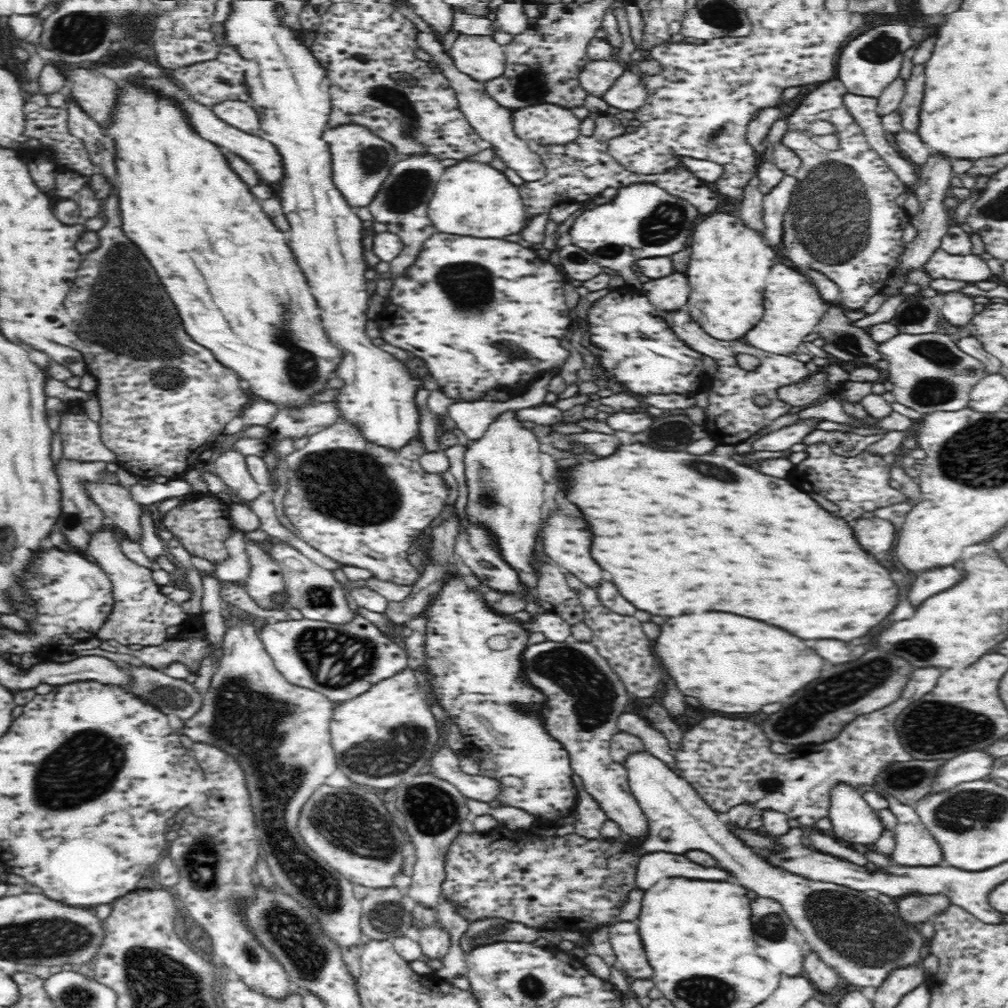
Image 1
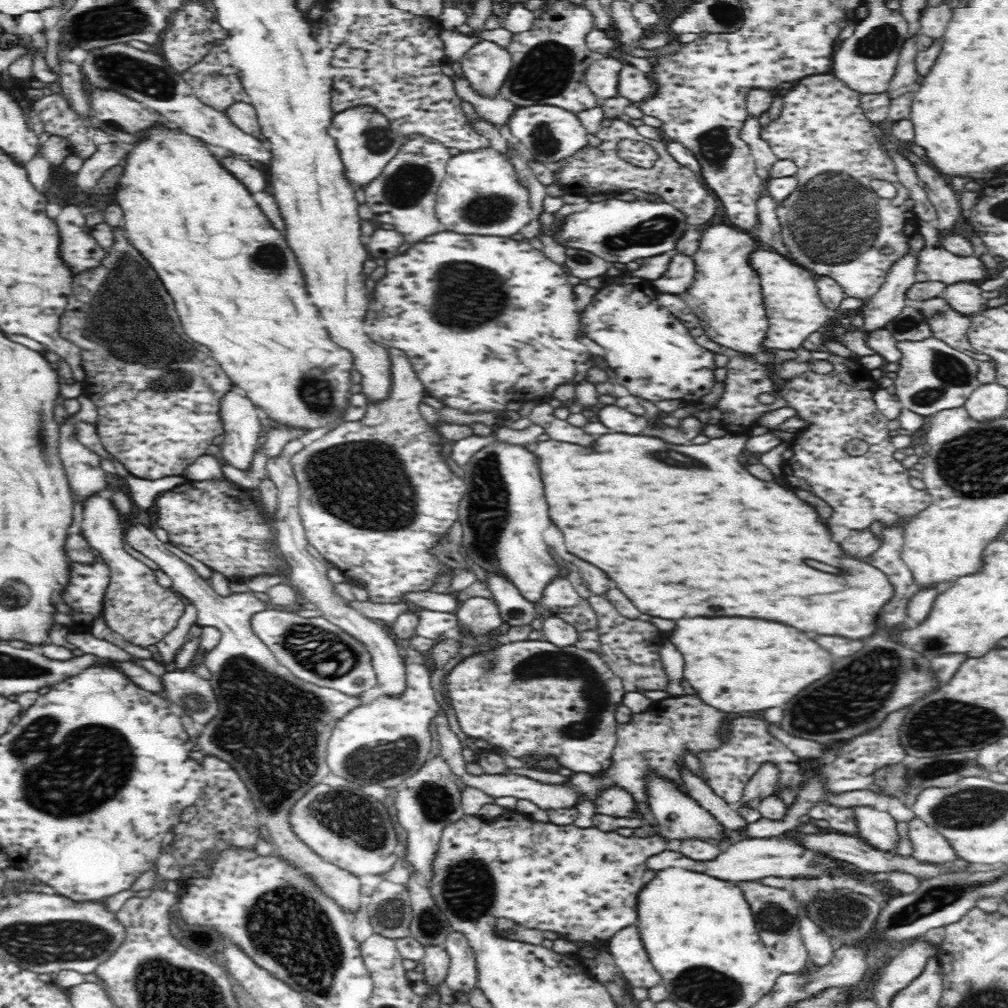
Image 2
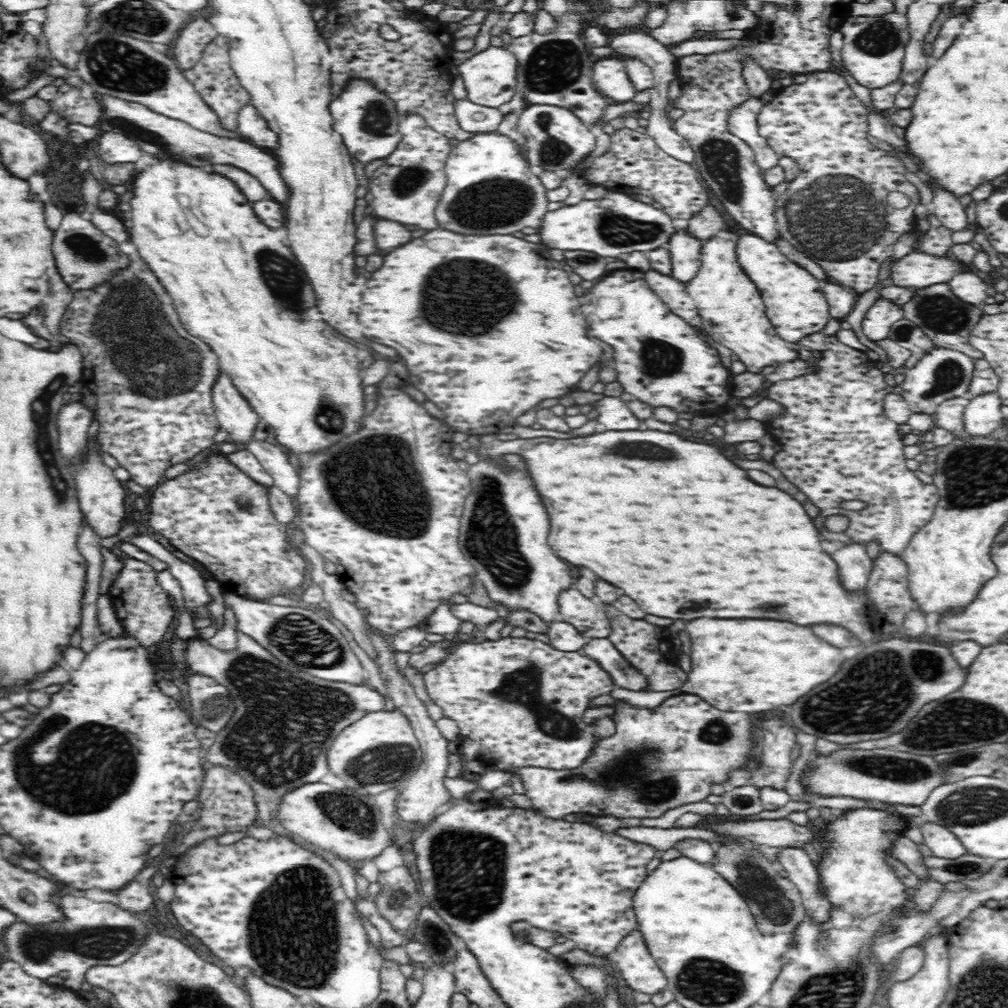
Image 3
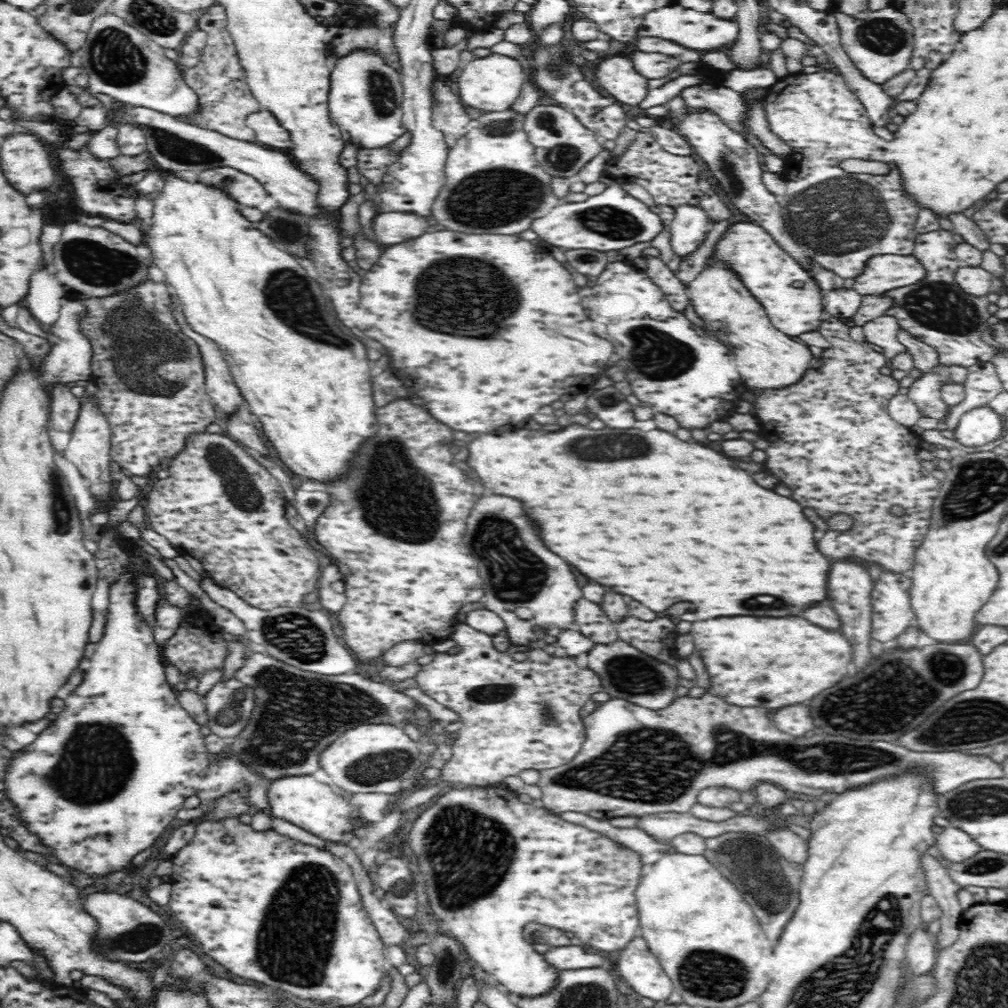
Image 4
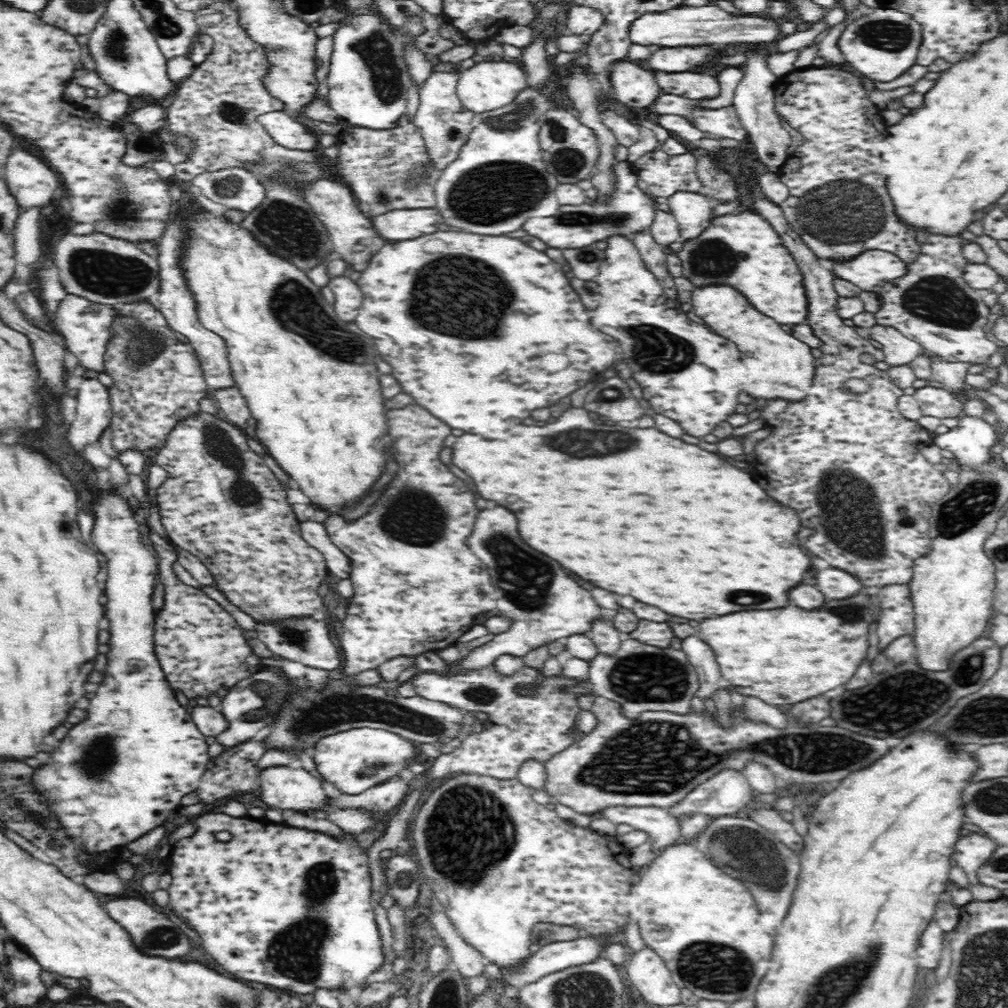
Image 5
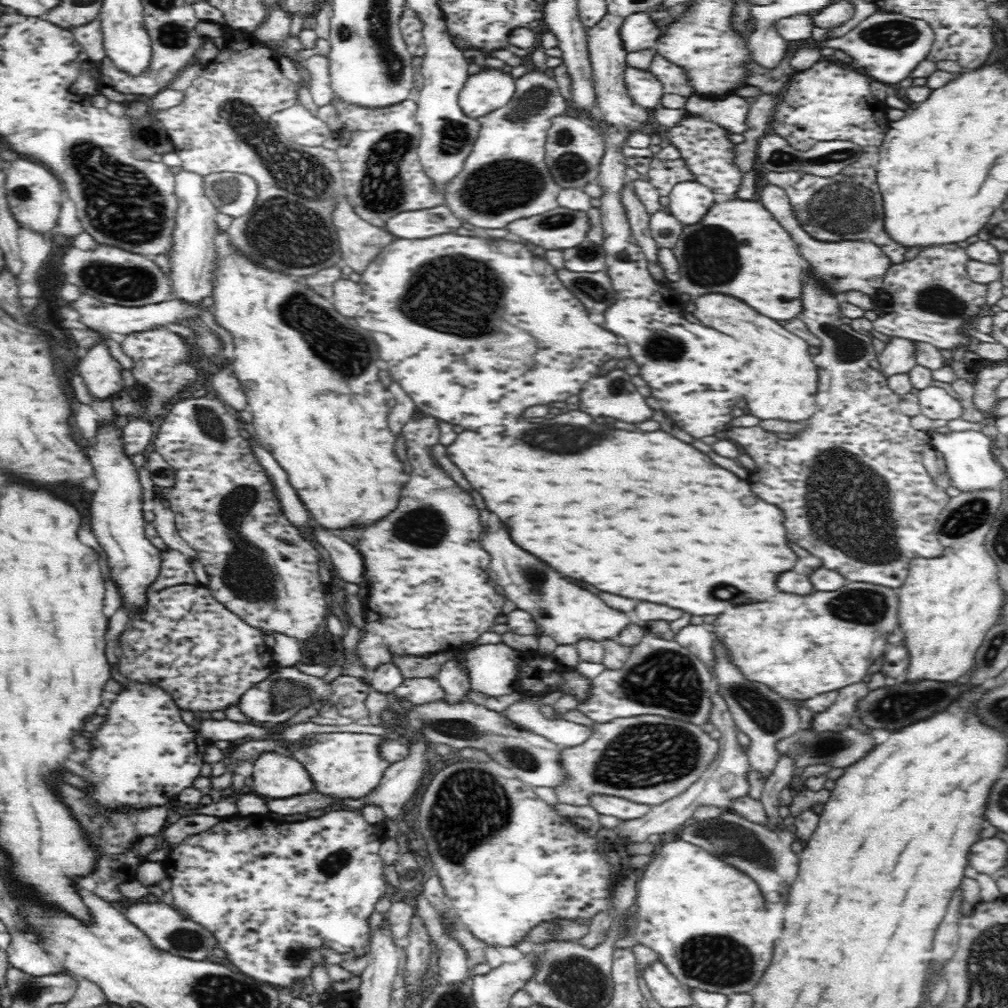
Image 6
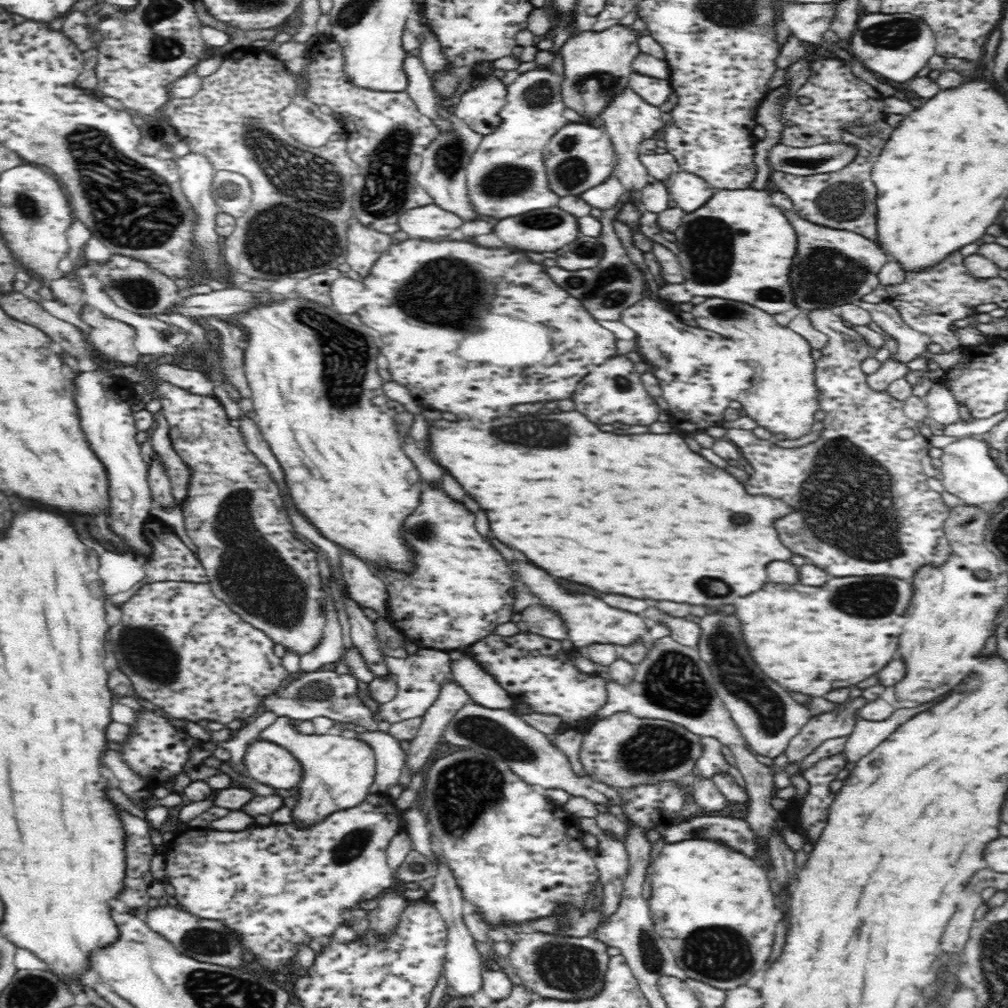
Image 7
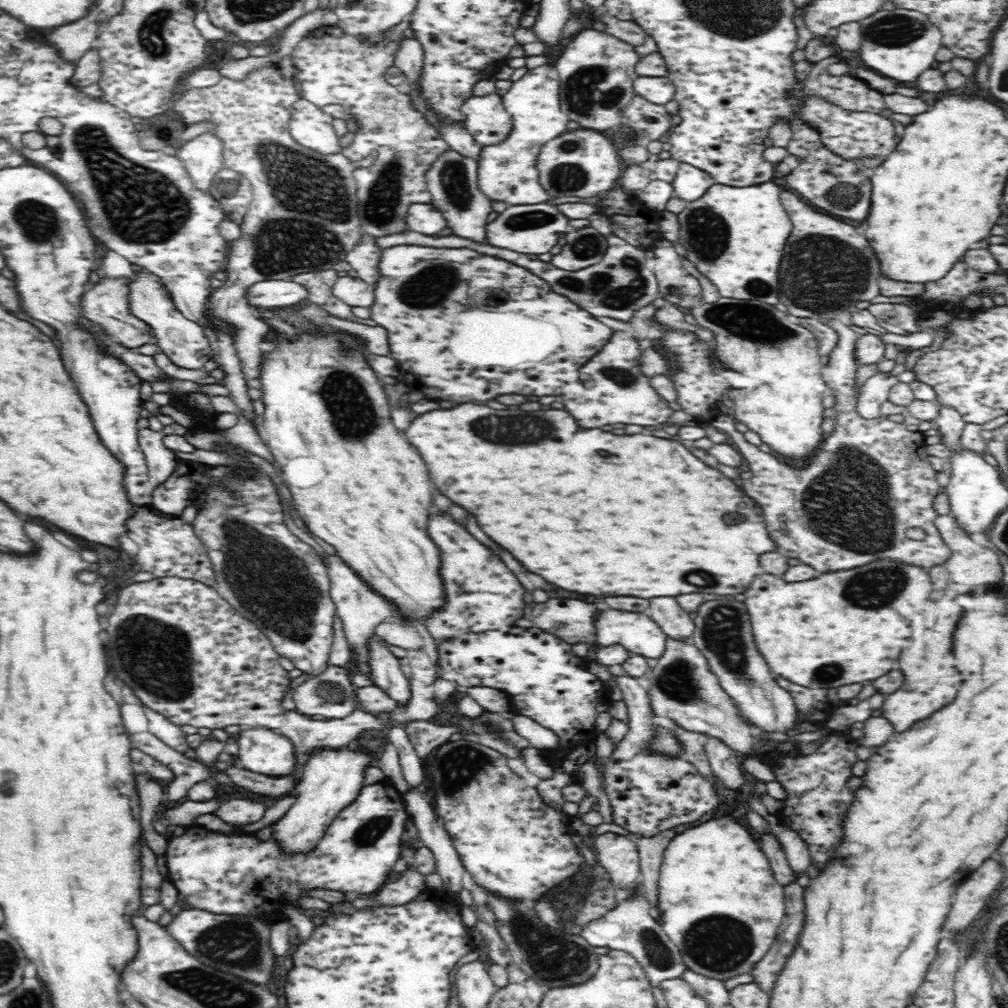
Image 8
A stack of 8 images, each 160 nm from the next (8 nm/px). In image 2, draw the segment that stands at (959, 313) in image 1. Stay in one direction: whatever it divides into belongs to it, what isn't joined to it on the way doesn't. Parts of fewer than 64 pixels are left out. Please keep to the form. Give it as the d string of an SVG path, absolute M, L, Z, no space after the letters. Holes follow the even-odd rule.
M957 283L940 292L939 297L946 300L952 310L969 317L982 310L982 304L985 302L982 292L980 287L971 283Z

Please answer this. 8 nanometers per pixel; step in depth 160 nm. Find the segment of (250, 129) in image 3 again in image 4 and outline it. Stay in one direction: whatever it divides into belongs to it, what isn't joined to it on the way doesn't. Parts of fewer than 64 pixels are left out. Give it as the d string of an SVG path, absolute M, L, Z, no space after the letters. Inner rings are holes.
M268 111L250 113L245 118L246 126L254 131L255 140L266 148L285 151L291 146L289 135Z

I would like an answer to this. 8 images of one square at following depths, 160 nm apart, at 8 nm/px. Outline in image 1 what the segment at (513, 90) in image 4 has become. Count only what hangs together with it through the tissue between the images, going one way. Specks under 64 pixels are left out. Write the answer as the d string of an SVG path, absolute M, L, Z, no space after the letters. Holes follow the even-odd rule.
M458 34L448 53L460 72L482 83L500 76L505 67L503 46L492 36Z

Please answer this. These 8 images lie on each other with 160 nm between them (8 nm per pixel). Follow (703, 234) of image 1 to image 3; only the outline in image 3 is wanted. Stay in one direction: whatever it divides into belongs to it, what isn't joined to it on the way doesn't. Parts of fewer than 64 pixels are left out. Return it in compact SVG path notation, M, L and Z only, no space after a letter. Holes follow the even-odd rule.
M718 234L704 241L700 248L700 268L684 290L698 307L705 332L734 351L748 372L760 373L774 363L798 359L799 353L795 344L780 340L771 320L766 318L762 295L738 262L738 246L738 240L727 240Z

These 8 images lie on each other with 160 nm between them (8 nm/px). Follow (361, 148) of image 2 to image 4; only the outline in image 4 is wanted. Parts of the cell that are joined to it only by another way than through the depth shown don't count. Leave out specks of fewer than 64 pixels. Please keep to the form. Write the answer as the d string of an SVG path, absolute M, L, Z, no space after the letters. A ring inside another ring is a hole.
M354 50L346 58L335 60L331 69L328 108L335 125L358 149L380 150L404 136L401 125L403 101L402 75L396 74L385 62L363 50Z

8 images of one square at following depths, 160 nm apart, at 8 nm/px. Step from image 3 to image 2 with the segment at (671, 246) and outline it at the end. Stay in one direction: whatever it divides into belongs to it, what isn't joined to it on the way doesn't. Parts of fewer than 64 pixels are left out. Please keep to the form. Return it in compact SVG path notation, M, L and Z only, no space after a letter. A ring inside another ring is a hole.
M673 256L672 264L668 268L668 272L654 280L652 286L656 292L664 292L664 294L672 294L672 296L680 296L684 294L688 288L692 287L694 282L695 266L693 259L688 256Z

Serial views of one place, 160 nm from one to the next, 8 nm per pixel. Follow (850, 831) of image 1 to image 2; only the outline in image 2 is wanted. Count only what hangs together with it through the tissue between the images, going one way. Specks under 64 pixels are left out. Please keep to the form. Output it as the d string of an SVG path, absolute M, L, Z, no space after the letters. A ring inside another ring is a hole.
M856 805L852 807L852 812L854 812L854 827L858 827L858 834L856 834L858 839L881 851L896 850L901 838L897 831L897 822L888 811L877 810L868 805Z

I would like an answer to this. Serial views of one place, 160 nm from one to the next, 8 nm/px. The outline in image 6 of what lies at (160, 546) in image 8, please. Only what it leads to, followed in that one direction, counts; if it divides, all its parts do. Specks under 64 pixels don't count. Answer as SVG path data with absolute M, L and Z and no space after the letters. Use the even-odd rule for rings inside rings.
M166 548L161 551L161 558L160 572L151 590L160 592L177 584L198 584L189 560L180 551Z

